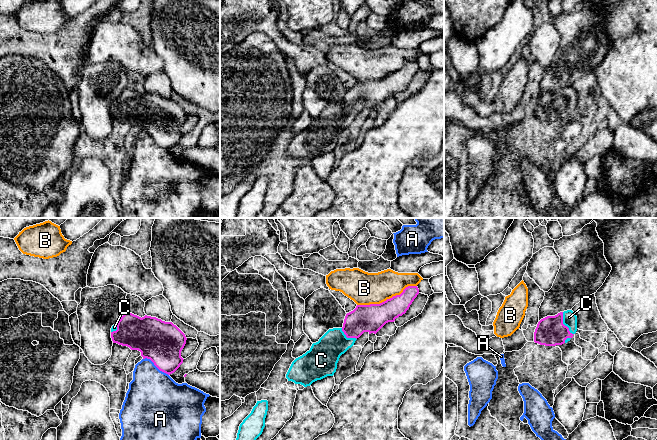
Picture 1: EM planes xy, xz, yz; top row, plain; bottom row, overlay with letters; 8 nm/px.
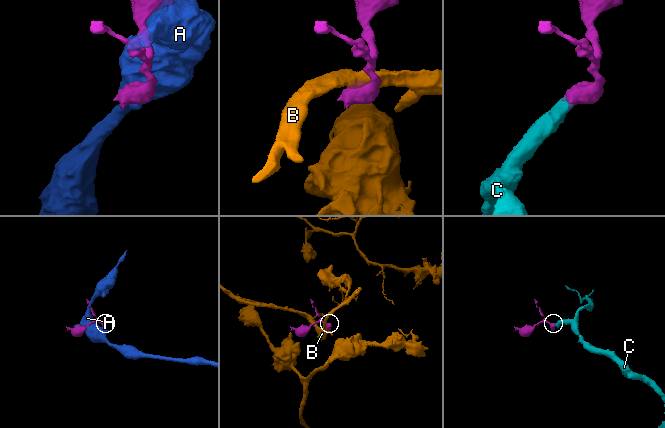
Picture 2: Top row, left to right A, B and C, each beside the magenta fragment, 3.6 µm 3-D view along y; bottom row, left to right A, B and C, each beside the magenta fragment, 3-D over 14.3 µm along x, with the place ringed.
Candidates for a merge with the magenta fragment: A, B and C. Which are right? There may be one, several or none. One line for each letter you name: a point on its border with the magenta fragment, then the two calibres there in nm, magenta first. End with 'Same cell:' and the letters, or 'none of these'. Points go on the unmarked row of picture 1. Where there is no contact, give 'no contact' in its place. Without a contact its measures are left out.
C: meets magenta in yz at (562, 99); 240 nm thick on the magenta side, 110 nm on the other
Same cell: C

